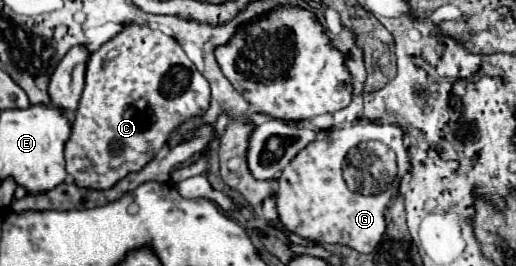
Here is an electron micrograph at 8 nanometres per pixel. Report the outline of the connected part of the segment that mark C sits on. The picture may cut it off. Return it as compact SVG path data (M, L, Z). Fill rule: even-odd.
M141 24L125 26L121 36L109 40L105 52L93 52L91 58L85 46L73 46L57 66L55 74L51 76L49 94L53 104L61 104L61 108L65 110L75 110L79 104L73 120L71 136L65 142L67 172L69 176L73 176L77 186L95 188L95 190L107 190L127 174L139 172L145 164L151 162L157 150L161 150L161 146L167 142L171 132L185 118L199 116L201 112L205 112L205 108L209 108L209 82L187 58L183 48L161 30L151 30L149 26L141 26ZM111 50L119 52L117 58L105 60L107 52Z

